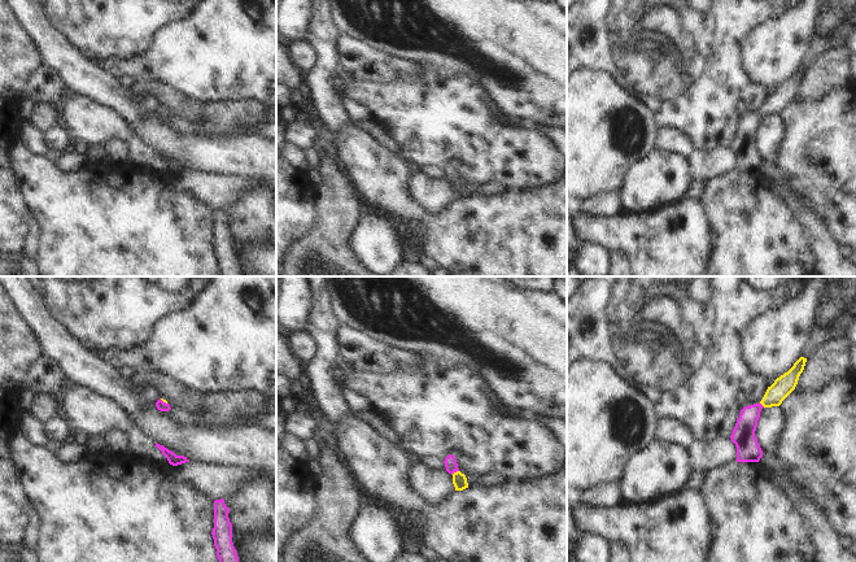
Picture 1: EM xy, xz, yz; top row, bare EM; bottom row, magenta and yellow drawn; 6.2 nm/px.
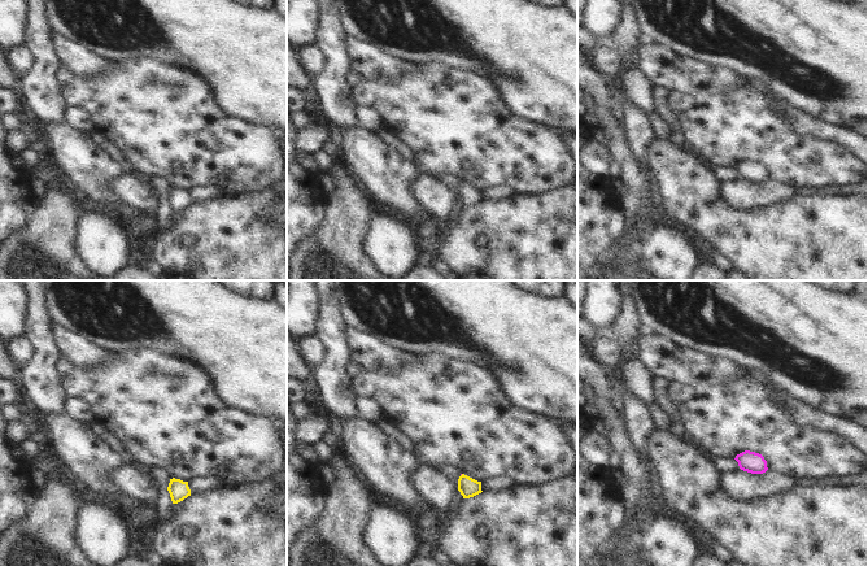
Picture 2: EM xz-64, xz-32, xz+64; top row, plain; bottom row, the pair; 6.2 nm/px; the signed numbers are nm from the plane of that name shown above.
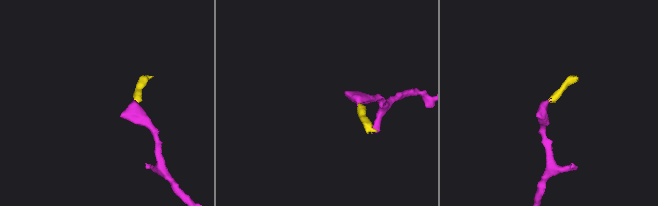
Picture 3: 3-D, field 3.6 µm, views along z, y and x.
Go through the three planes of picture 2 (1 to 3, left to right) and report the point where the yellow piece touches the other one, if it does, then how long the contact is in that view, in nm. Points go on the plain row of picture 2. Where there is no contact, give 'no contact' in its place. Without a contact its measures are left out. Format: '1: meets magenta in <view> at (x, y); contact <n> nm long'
1: no contact
2: no contact
3: no contact

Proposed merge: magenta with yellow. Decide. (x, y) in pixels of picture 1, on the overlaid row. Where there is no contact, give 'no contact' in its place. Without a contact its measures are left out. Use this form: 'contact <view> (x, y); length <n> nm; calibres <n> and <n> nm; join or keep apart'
contact xz (454, 471); length 50 nm; calibres 80 and 90 nm; join

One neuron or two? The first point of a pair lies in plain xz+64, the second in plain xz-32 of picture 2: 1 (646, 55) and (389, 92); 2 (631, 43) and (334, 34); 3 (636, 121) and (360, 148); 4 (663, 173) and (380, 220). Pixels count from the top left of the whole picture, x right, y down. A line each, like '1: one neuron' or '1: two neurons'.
1: two neurons
2: one neuron
3: two neurons
4: two neurons

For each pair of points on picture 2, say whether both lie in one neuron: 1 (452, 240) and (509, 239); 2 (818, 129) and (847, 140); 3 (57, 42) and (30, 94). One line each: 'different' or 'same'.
1: same
2: same
3: different

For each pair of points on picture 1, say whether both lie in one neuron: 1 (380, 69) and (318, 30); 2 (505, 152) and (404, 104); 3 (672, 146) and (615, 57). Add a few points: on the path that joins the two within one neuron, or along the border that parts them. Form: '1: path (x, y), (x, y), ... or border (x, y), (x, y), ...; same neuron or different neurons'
1: border (339, 34), (336, 39), (337, 72); different neurons
2: path (480, 140), (471, 131), (449, 118), (428, 113); same neuron
3: border (662, 126), (680, 129), (690, 139); different neurons

